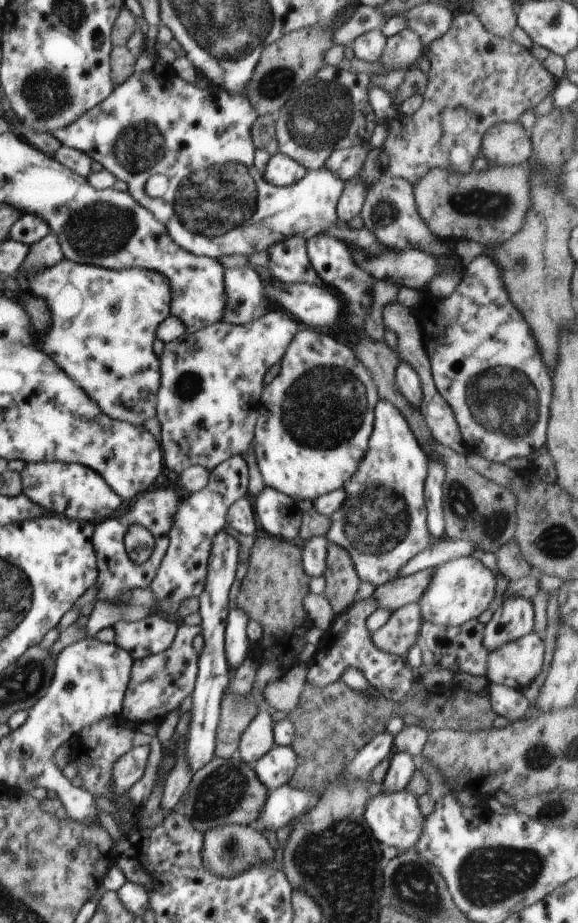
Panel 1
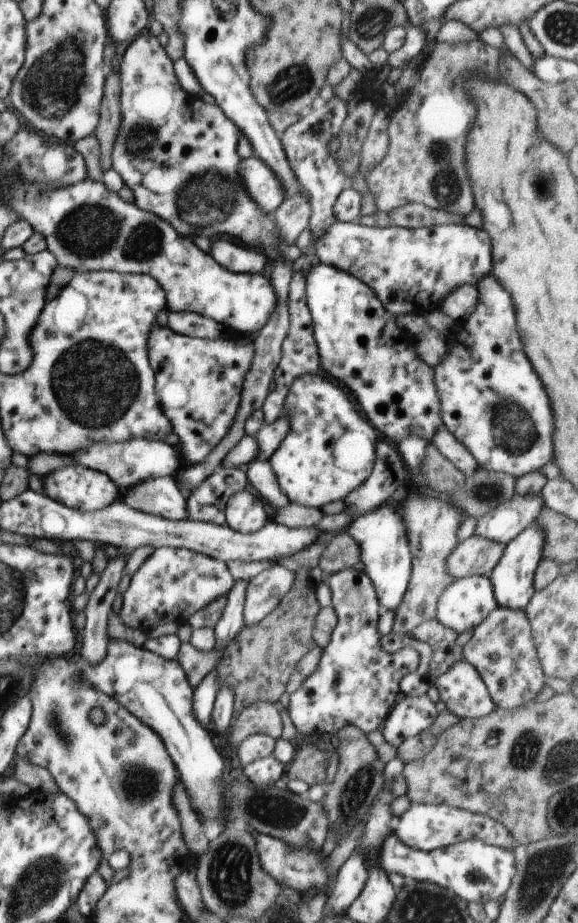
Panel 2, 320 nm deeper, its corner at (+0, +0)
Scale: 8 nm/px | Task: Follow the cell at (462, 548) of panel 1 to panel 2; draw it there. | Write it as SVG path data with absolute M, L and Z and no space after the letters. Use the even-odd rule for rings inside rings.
M542 493L524 496L515 494L510 500L482 515L474 534L507 545L536 521L544 505Z

